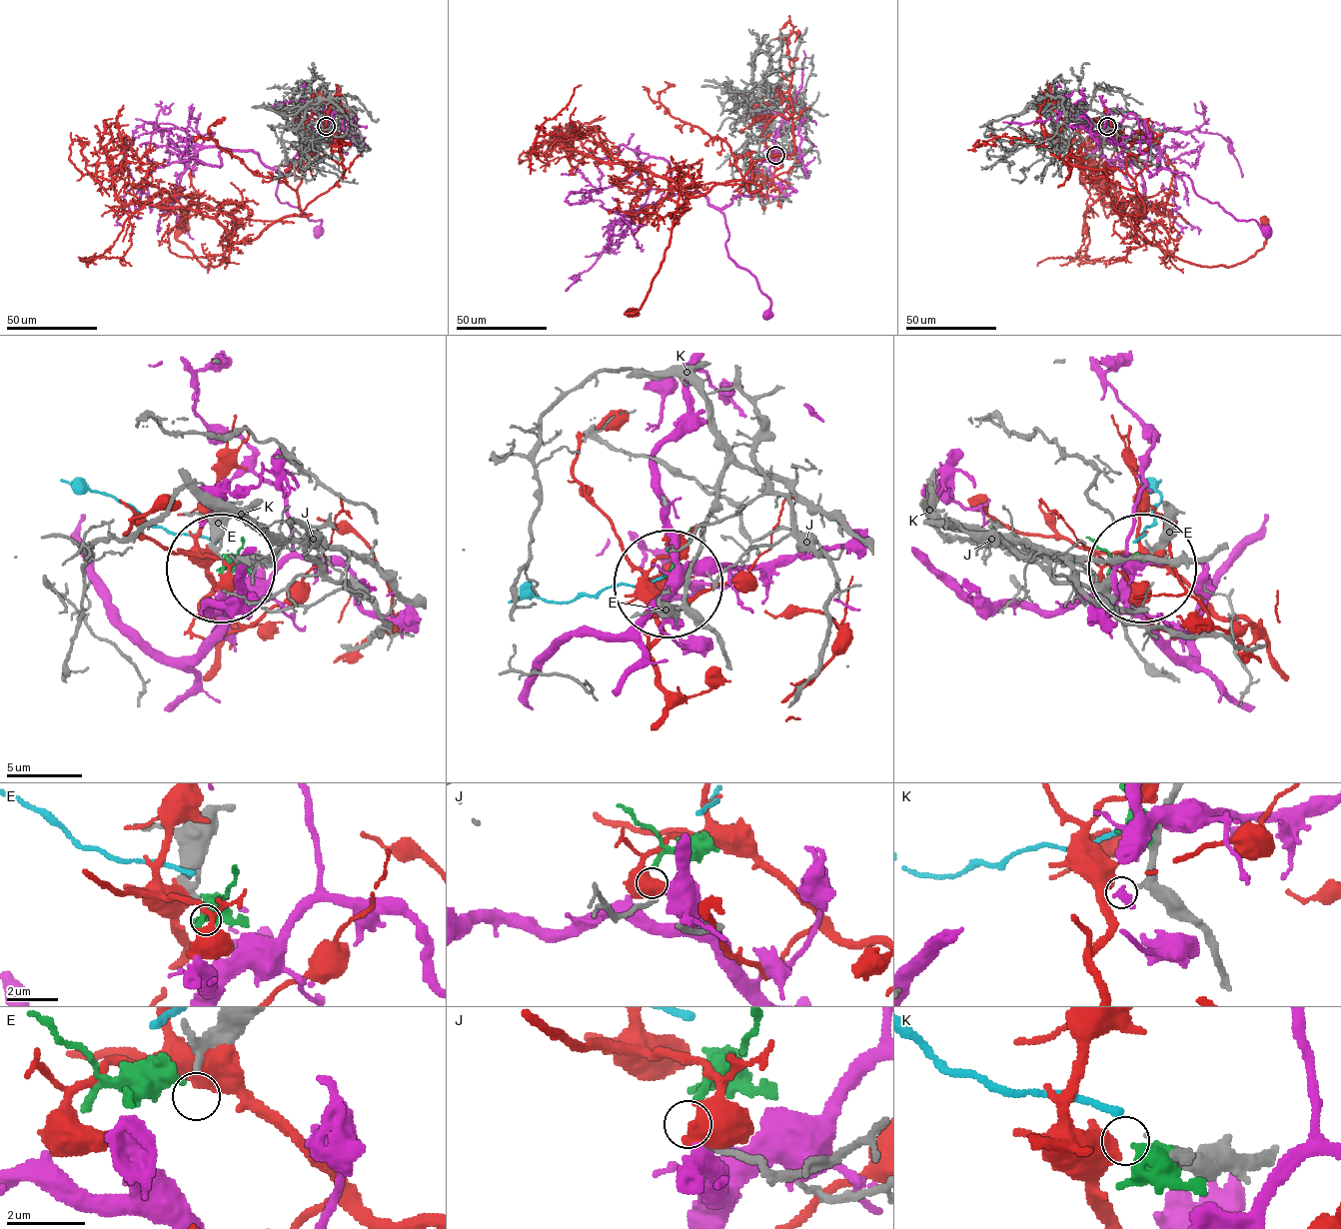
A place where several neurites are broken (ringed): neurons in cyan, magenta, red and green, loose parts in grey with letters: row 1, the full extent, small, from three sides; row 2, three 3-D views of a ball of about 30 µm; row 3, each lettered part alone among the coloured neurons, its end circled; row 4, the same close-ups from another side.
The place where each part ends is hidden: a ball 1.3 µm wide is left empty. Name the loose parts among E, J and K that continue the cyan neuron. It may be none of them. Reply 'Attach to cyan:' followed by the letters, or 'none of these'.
Attach to cyan: none of these

